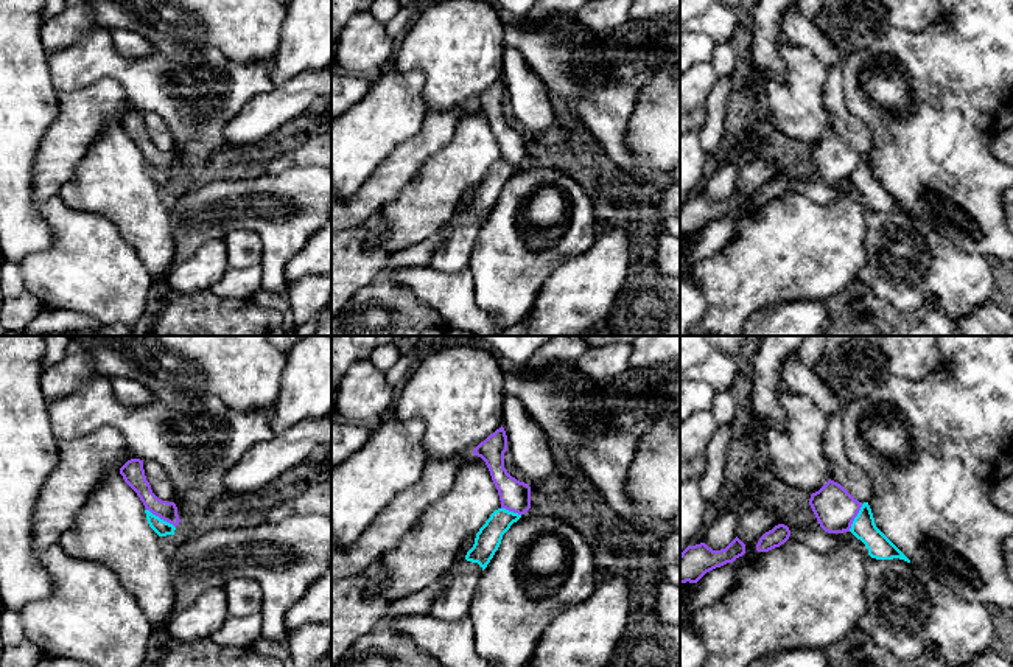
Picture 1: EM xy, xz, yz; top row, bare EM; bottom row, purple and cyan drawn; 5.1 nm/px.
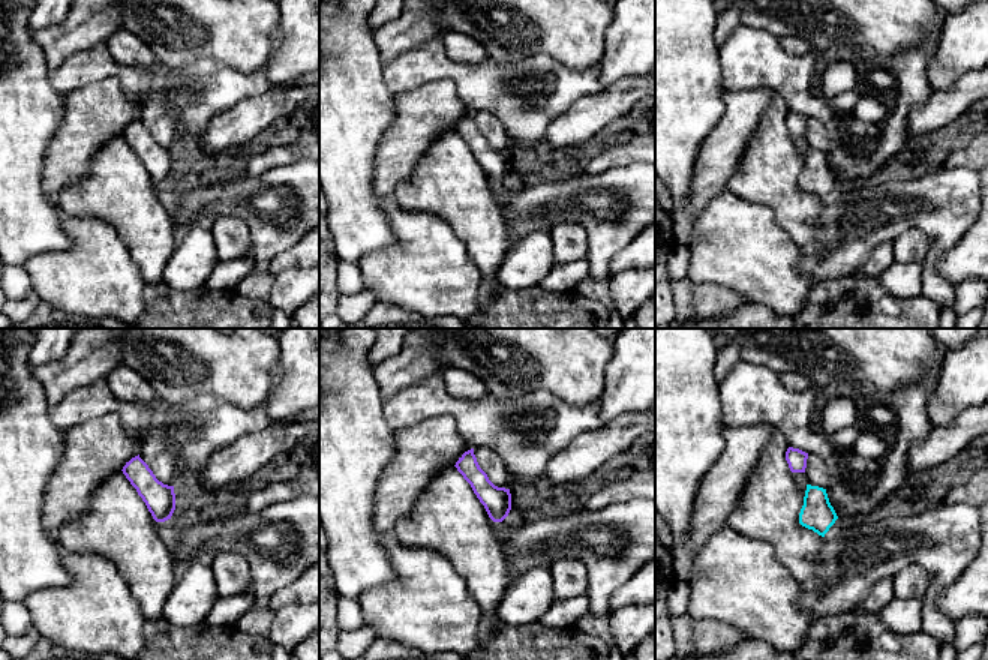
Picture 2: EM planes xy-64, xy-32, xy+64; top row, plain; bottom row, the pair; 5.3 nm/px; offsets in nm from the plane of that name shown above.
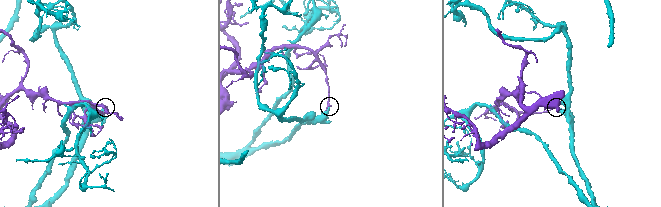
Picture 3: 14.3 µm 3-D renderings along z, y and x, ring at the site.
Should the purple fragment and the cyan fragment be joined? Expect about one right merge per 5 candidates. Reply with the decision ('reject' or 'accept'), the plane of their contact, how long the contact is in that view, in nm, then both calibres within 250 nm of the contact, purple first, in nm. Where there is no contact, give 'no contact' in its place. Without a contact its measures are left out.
reject; contact in xy; length 180 nm; calibres 100 and 80 nm

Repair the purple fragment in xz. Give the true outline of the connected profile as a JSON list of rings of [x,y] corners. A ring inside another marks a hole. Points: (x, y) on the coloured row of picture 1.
[[[501,426],[481,442],[473,454],[481,457],[498,490],[501,508],[524,515],[531,508],[531,487],[512,477],[504,468],[504,452],[507,451],[507,435]]]

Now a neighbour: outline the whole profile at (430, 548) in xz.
[[[473,454],[457,470],[453,488],[380,560],[387,575],[381,595],[394,602],[431,586],[456,563],[464,540],[479,532],[498,508],[501,501],[490,471]]]

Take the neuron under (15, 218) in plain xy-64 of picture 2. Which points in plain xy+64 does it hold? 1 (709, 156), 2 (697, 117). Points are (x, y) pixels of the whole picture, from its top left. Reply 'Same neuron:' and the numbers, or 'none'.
Same neuron: 2

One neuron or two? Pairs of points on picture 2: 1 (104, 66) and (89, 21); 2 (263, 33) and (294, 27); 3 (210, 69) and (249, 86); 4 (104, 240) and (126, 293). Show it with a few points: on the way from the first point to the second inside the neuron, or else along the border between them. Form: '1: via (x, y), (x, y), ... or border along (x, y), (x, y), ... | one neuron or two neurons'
1: border along (104, 42), (75, 51), (65, 60) | two neurons
2: border along (281, 15), (275, 51), (267, 65) | two neurons
3: via (219, 78), (227, 86), (240, 86) | one neuron
4: via (104, 254), (104, 270), (113, 279) | one neuron

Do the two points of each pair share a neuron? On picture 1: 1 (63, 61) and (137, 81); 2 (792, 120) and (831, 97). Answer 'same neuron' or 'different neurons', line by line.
1: same neuron
2: different neurons

